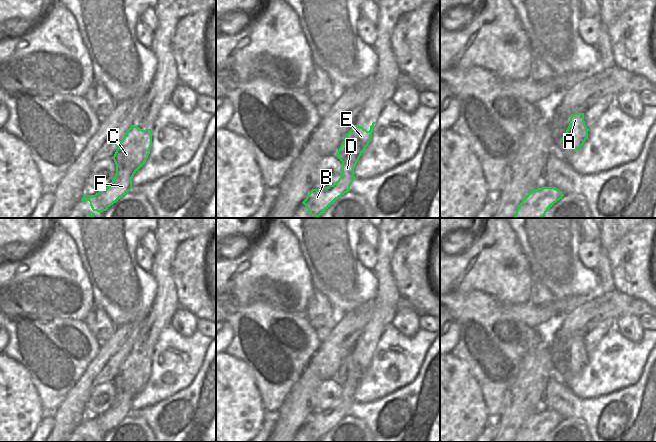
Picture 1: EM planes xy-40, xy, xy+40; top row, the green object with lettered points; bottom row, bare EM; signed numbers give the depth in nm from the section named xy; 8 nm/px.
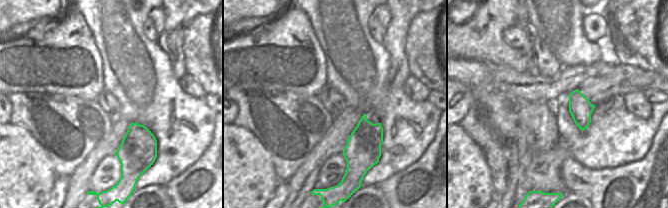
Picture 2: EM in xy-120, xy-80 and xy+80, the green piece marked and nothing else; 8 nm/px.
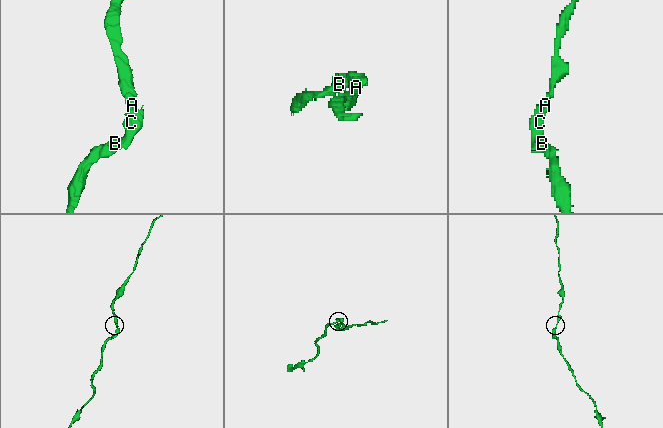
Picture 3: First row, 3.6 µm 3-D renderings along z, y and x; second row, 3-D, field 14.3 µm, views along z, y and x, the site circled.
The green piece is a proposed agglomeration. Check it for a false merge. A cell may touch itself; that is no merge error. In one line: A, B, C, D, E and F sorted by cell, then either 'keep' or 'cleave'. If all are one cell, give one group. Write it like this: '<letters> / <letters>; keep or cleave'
A B C D E F; keep

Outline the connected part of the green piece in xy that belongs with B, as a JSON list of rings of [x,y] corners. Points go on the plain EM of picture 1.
[[[372,347],[369,355],[359,349],[353,349],[346,358],[336,378],[342,386],[340,402],[333,409],[312,413],[302,426],[313,441],[318,442],[339,421],[350,415],[350,410],[356,403],[354,392],[372,362],[375,347]]]

